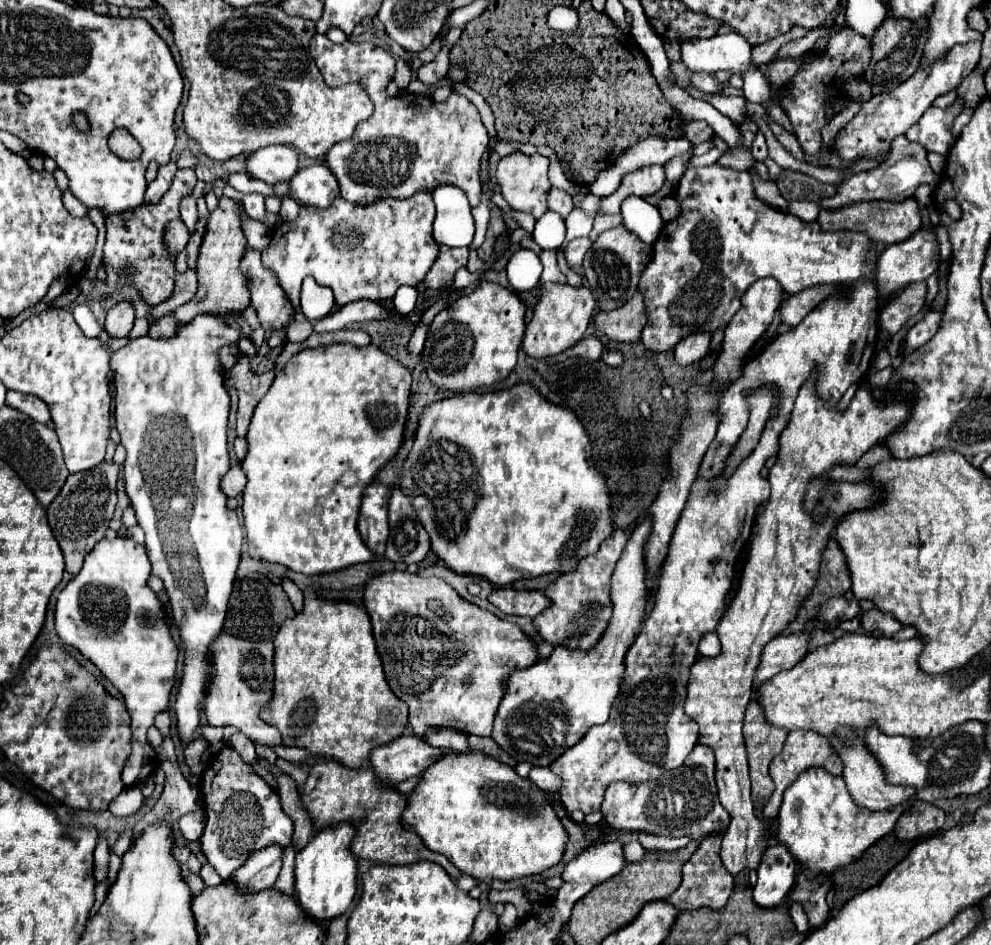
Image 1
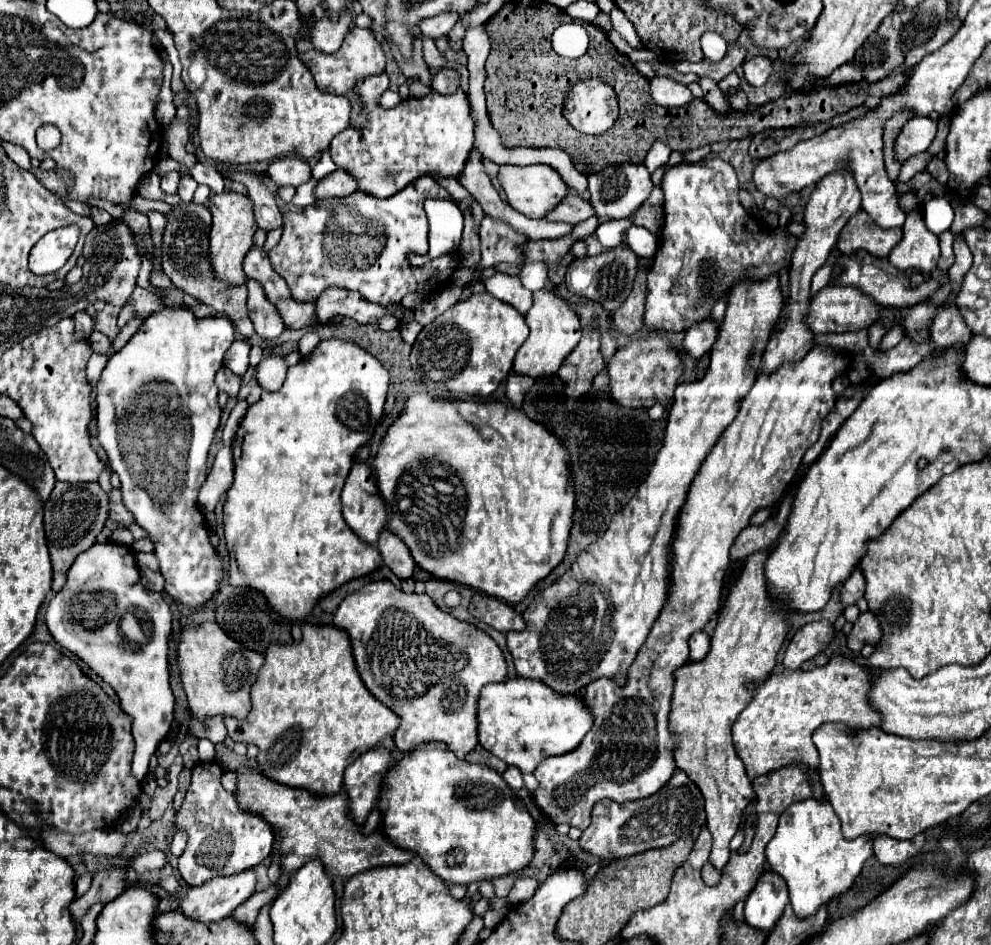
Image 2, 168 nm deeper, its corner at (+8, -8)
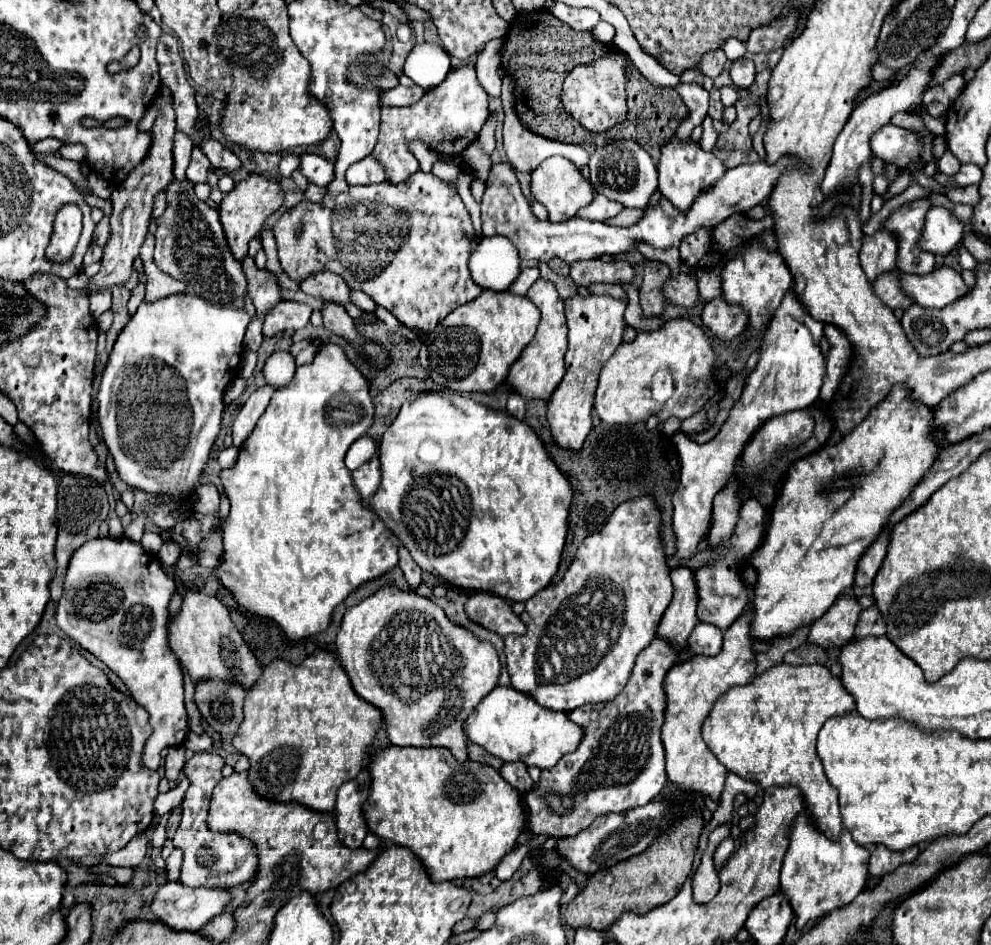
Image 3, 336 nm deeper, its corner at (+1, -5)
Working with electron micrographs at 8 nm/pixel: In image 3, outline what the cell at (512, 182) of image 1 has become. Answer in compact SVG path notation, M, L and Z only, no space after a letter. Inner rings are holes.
M551 156L531 172L531 196L533 196L533 200L537 200L539 204L543 204L547 208L551 222L561 222L561 220L575 216L575 212L581 206L591 202L593 188L589 184L589 180L585 180L581 176L579 168L573 162L569 162L561 156Z

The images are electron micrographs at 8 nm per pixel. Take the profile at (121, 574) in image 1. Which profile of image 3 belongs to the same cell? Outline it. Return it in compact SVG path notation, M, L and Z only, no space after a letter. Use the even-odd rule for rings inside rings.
M95 538L85 542L85 546L77 548L71 556L63 596L55 610L57 626L75 640L81 648L89 650L101 662L105 662L127 686L133 700L137 700L149 712L149 724L153 734L145 742L143 748L143 766L149 770L157 770L161 762L161 750L169 746L179 746L187 738L187 710L183 702L183 674L179 668L179 660L169 648L167 640L167 622L169 622L169 602L175 594L175 582L163 572L161 562L147 554L141 544L131 542L127 538Z

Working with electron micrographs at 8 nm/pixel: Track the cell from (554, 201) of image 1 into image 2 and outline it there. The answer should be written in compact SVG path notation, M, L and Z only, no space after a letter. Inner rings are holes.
M570 193L566 197L566 201L562 201L562 205L558 205L556 209L552 209L546 219L548 221L562 221L562 223L582 223L586 221L588 217L594 215L594 207L590 203L590 199L586 197L580 197L576 193Z

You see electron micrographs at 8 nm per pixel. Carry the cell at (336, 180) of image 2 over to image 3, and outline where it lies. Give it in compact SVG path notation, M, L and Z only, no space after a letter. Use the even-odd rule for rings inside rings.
M367 156L347 168L347 184L349 186L375 184L375 182L383 182L383 180L385 180L385 168L371 156Z

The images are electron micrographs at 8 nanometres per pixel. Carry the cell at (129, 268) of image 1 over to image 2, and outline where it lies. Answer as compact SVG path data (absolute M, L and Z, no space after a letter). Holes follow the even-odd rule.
M170 171L170 173L166 173L166 175L162 177L162 189L164 189L166 193L176 193L178 185L180 185L180 175L178 175L176 171Z

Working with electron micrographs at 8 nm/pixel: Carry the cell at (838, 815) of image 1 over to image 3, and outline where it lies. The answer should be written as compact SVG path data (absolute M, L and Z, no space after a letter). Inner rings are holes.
M801 812L789 828L789 846L781 868L781 890L797 916L797 928L803 928L807 922L853 902L867 882L867 864L869 850L855 844L849 830L841 830L841 838L833 842L825 838L825 834L821 834L813 822L809 822L805 812Z

